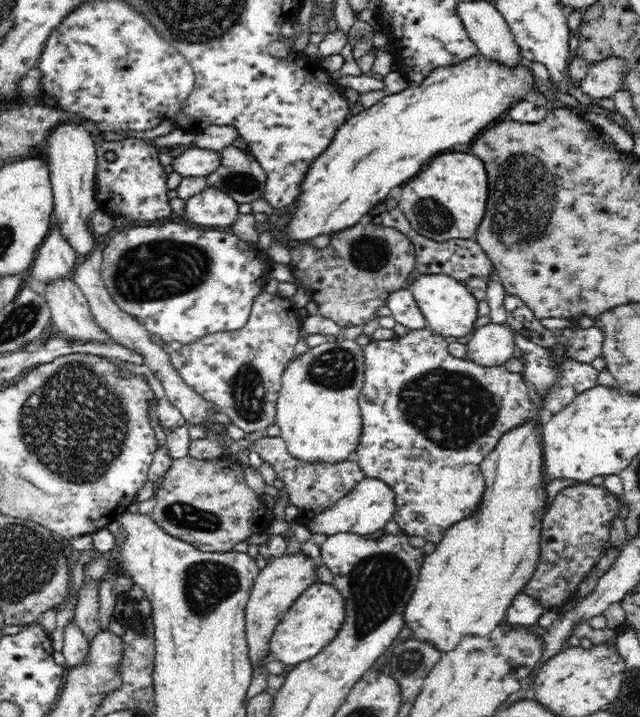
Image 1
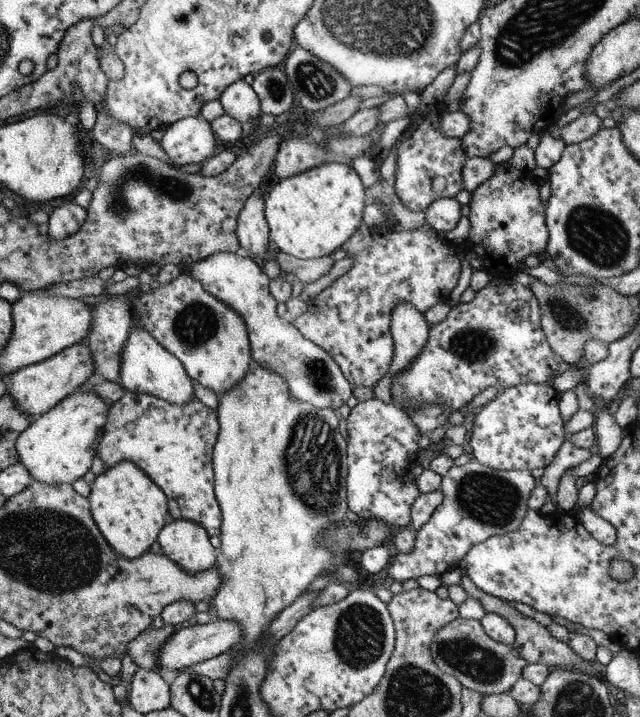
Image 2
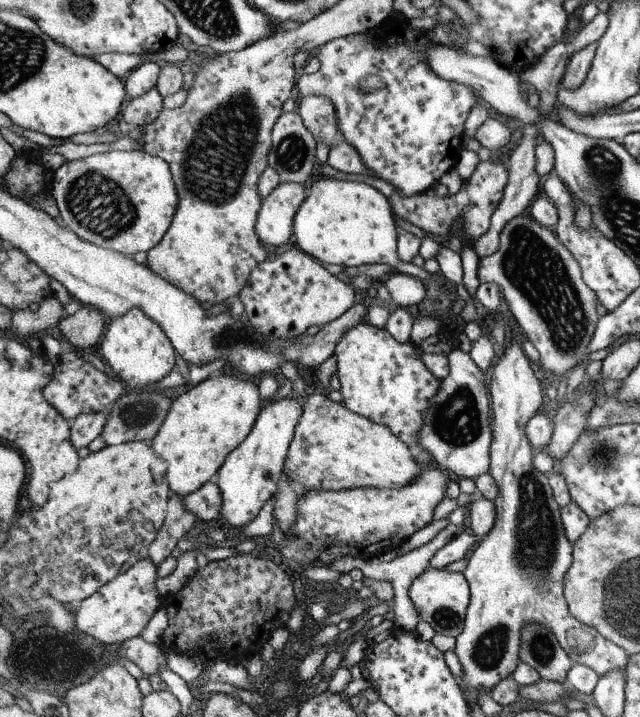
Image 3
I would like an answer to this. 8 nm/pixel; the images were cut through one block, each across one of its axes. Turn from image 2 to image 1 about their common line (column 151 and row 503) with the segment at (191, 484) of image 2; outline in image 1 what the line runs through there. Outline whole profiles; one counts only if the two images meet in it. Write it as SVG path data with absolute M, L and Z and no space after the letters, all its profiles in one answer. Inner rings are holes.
M427 327L424 330L411 330L403 337L394 335L388 340L373 340L368 346L363 347L365 378L364 388L359 399L362 415L362 436L360 436L360 442L355 446L352 454L354 460L358 461L358 465L364 469L366 476L382 479L394 489L396 509L392 519L401 530L408 536L420 536L420 538L424 538L424 540L435 545L444 538L448 528L452 528L460 520L466 520L466 518L474 516L476 511L480 509L486 488L480 464L494 450L495 446L498 446L500 440L508 432L529 423L536 425L536 429L541 429L549 419L542 406L530 396L530 390L528 390L528 386L526 386L519 373L508 372L503 366L484 368L484 366L478 366L472 361L454 358L446 351L449 342L450 340L444 340L440 333Z

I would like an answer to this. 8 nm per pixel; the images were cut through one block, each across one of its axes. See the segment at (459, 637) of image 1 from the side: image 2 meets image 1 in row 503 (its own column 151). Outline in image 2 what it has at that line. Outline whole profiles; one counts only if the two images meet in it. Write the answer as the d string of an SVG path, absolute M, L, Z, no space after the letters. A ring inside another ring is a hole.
M122 461L95 477L87 496L90 514L105 543L125 559L135 559L156 541L168 519L166 497L131 462Z

